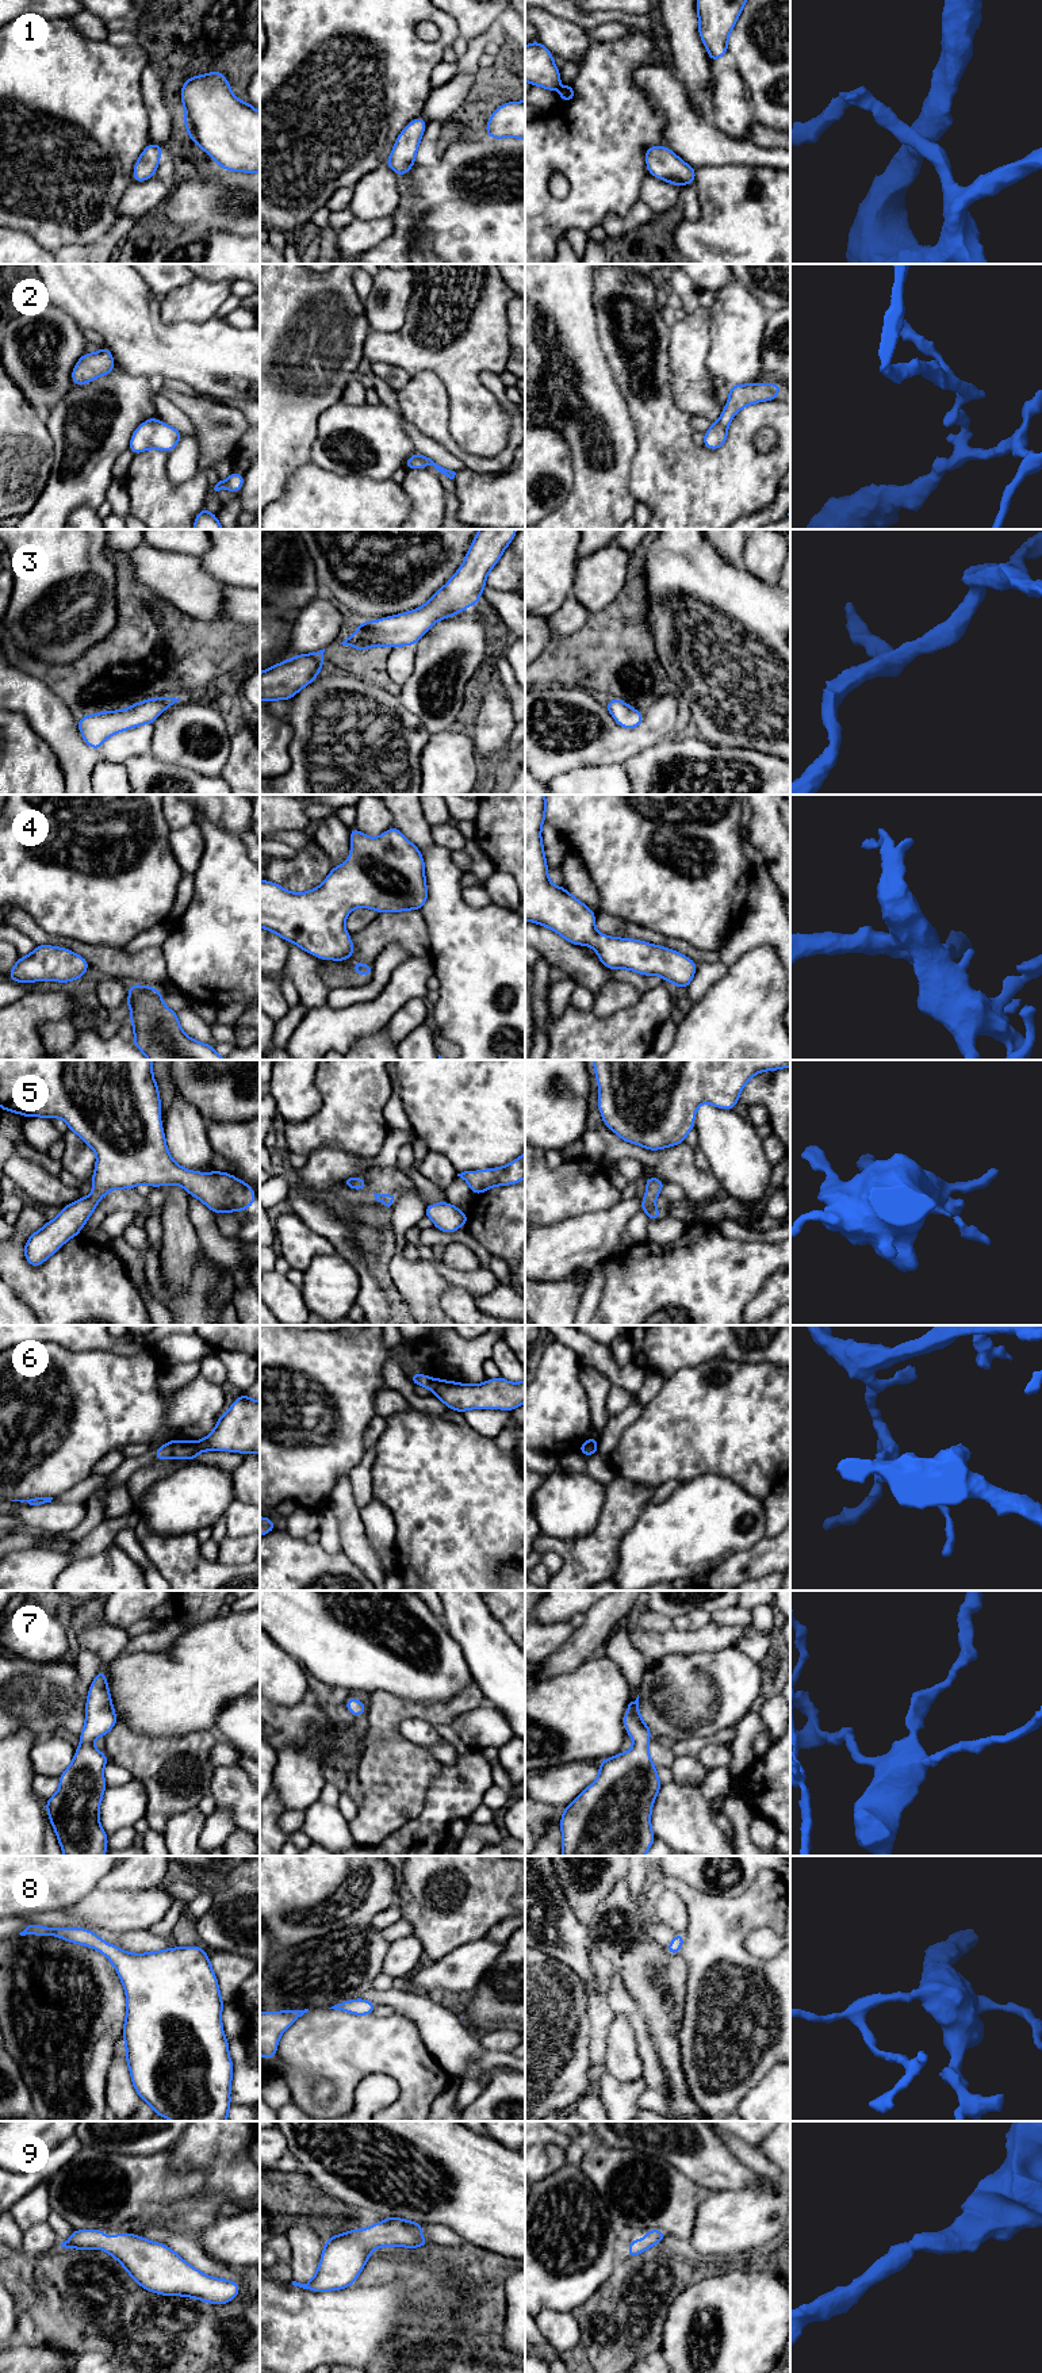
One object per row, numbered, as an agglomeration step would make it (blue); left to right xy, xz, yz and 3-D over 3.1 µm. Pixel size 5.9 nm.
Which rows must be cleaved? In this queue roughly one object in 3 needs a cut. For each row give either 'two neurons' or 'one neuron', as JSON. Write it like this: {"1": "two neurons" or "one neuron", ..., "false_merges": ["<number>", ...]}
{"1": "one neuron", "2": "two neurons", "3": "one neuron", "4": "one neuron", "5": "one neuron", "6": "two neurons", "7": "one neuron", "8": "one neuron", "9": "one neuron", "false_merges": ["2", "6"]}

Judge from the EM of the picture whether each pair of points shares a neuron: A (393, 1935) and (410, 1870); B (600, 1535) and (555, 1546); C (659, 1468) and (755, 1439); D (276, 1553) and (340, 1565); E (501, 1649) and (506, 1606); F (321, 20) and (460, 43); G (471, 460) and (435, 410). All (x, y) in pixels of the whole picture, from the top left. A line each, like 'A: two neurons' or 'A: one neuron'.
A: two neurons
B: one neuron
C: one neuron
D: one neuron
E: two neurons
F: two neurons
G: one neuron

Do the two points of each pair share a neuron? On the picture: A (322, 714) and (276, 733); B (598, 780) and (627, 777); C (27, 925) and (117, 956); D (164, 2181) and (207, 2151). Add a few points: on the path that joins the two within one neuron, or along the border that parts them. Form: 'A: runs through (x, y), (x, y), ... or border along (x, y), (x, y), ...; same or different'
A: border along (284, 718), (291, 730), (290, 760); different
B: runs through (605, 780), (620, 780); same
C: runs through (49, 938), (69, 942), (95, 955); same
D: border along (167, 2150), (173, 2170), (205, 2173), (198, 2192); different

